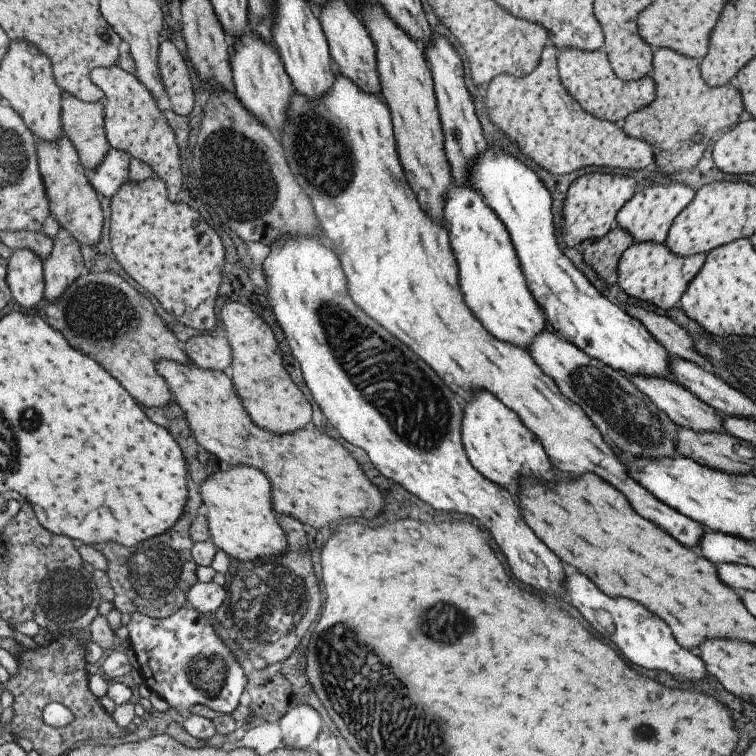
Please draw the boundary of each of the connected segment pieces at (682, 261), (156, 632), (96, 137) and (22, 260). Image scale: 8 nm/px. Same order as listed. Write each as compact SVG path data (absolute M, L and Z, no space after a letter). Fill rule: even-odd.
M633 242L619 257L616 284L627 296L637 298L641 302L649 302L664 313L678 306L681 295L688 287L689 281L699 272L704 258L705 255L701 253L688 257L675 256L664 244Z
M187 605L163 618L134 612L126 628L144 684L165 700L182 720L189 716L191 704L203 704L220 714L229 715L235 710L245 688L245 673L227 646L227 630L214 615L204 615Z
M61 92L60 123L63 134L77 151L81 166L86 172L94 170L110 148L103 128L103 102L80 101Z
M15 249L7 259L6 283L24 312L33 311L44 293L42 260L29 249Z

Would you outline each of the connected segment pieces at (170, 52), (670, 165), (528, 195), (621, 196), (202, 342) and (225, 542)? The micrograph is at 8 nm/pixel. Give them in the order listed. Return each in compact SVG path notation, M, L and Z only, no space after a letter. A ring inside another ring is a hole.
M163 39L158 46L157 64L171 111L186 116L195 102L195 96L191 92L189 70L177 48L167 39Z
M661 47L653 50L652 67L649 72L654 82L654 99L651 104L641 110L629 113L620 123L622 131L634 139L645 141L652 148L656 171L661 174L691 170L703 156L707 143L711 136L723 128L735 126L739 120L739 114L743 112L741 96L737 90L733 90L729 84L725 86L710 87L701 78L700 70L695 59L677 54L674 50Z
M493 152L487 156L483 153L470 165L466 186L475 189L483 197L485 204L505 226L525 277L526 287L557 336L613 370L627 375L673 380L671 358L666 348L622 306L618 307L597 292L557 248L551 223L549 191L535 171L511 156L496 156Z
M588 173L577 177L566 190L561 212L561 238L567 248L585 239L597 240L615 226L617 211L637 192L633 178L612 174Z
M200 334L185 341L185 351L189 362L199 368L228 372L231 349L223 336Z
M235 465L228 471L214 472L203 480L198 491L211 541L228 557L251 563L276 559L285 552L285 533L277 524L272 510L269 481L260 470Z

